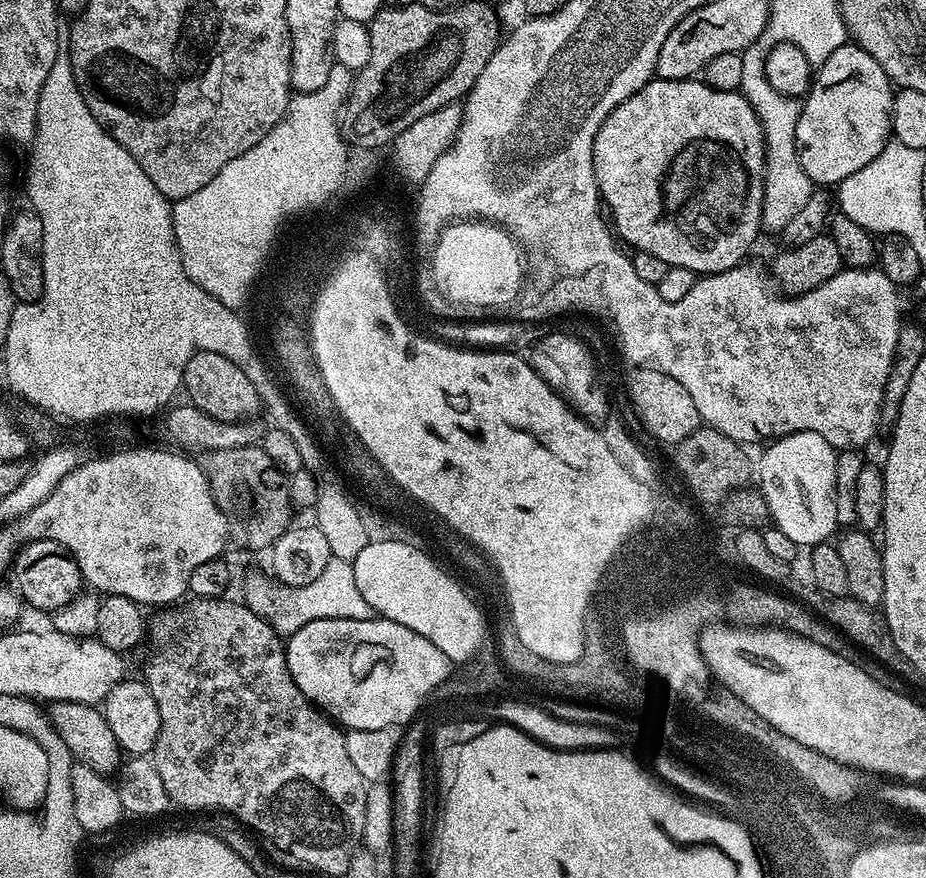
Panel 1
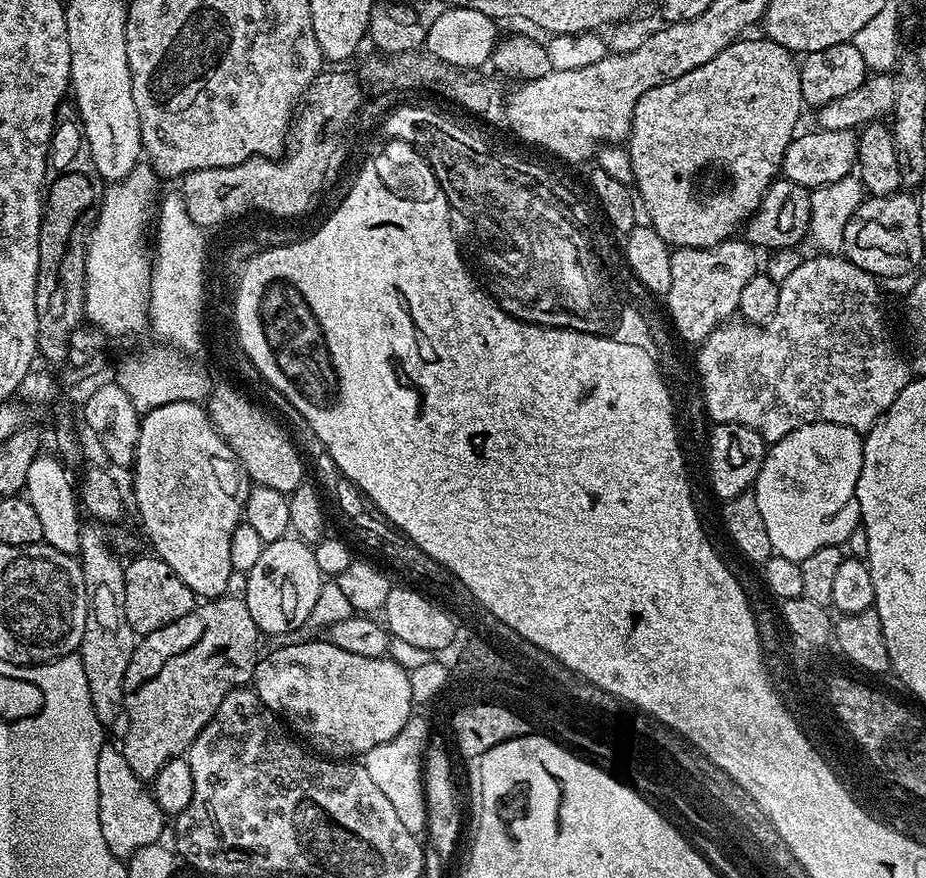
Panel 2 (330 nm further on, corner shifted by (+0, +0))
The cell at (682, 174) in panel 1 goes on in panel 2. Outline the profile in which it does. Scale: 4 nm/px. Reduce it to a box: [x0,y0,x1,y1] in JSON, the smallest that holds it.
[626,39,806,249]

